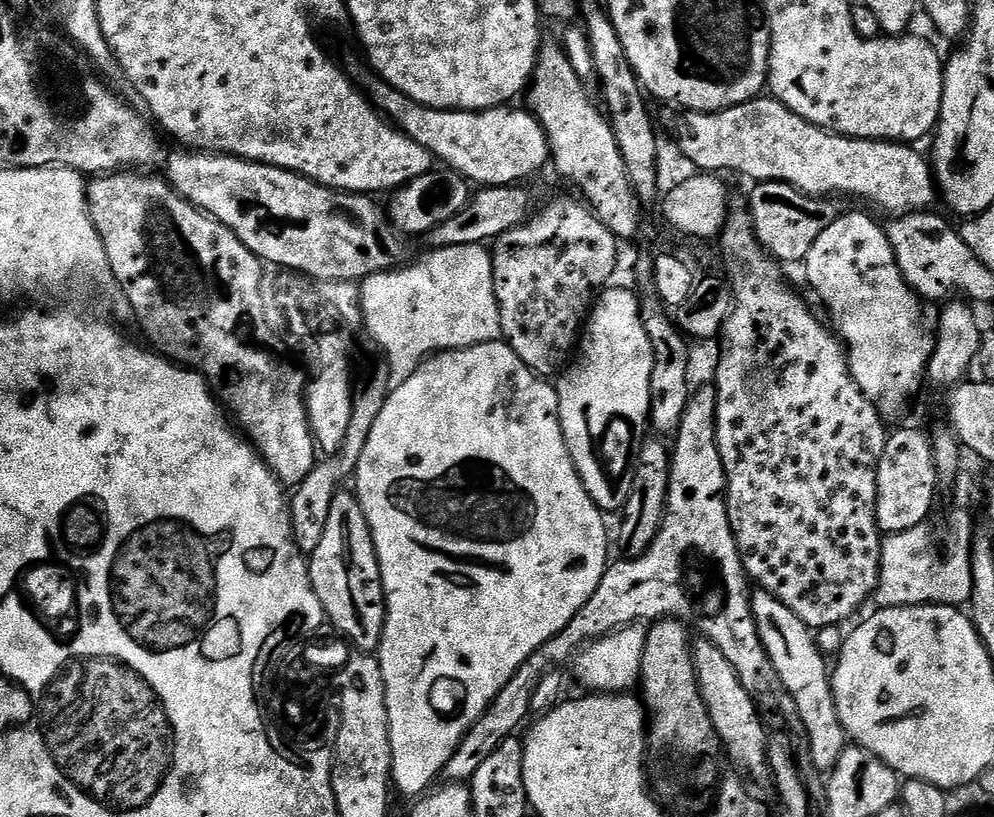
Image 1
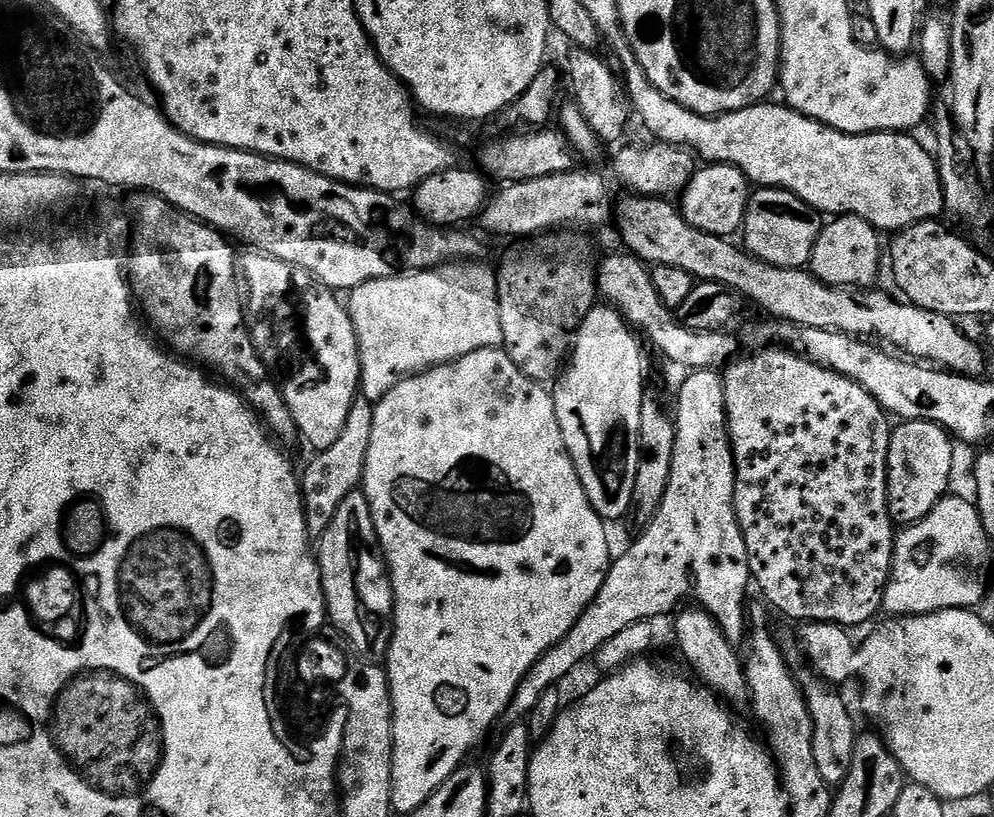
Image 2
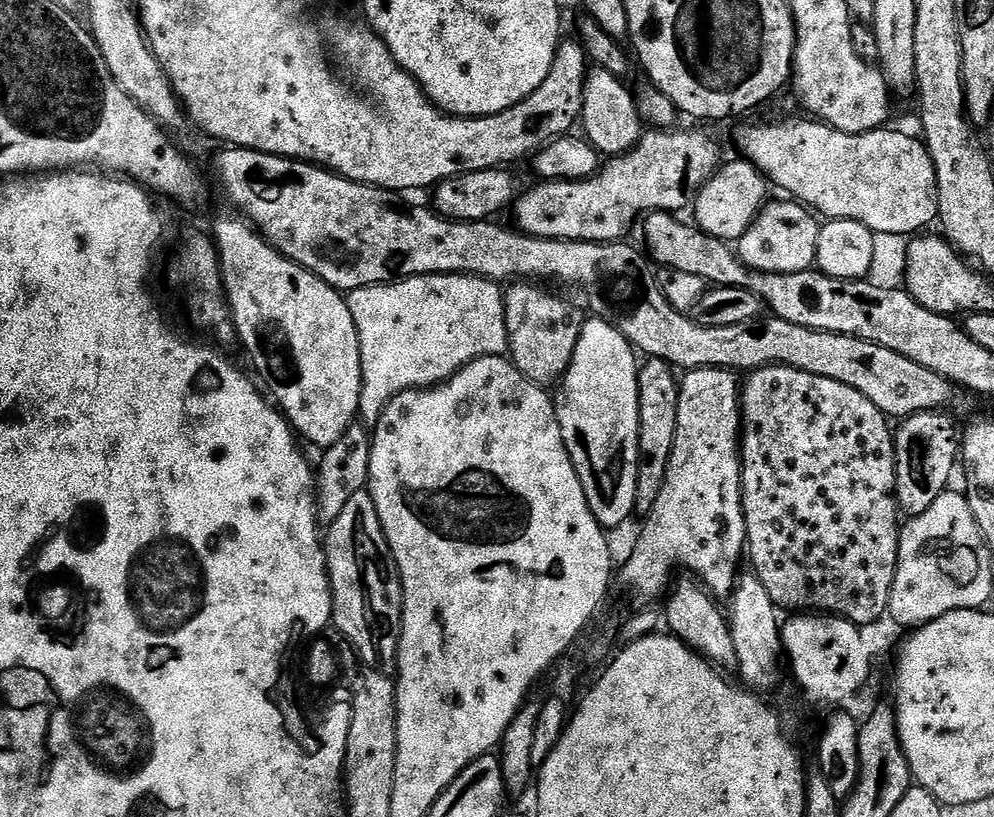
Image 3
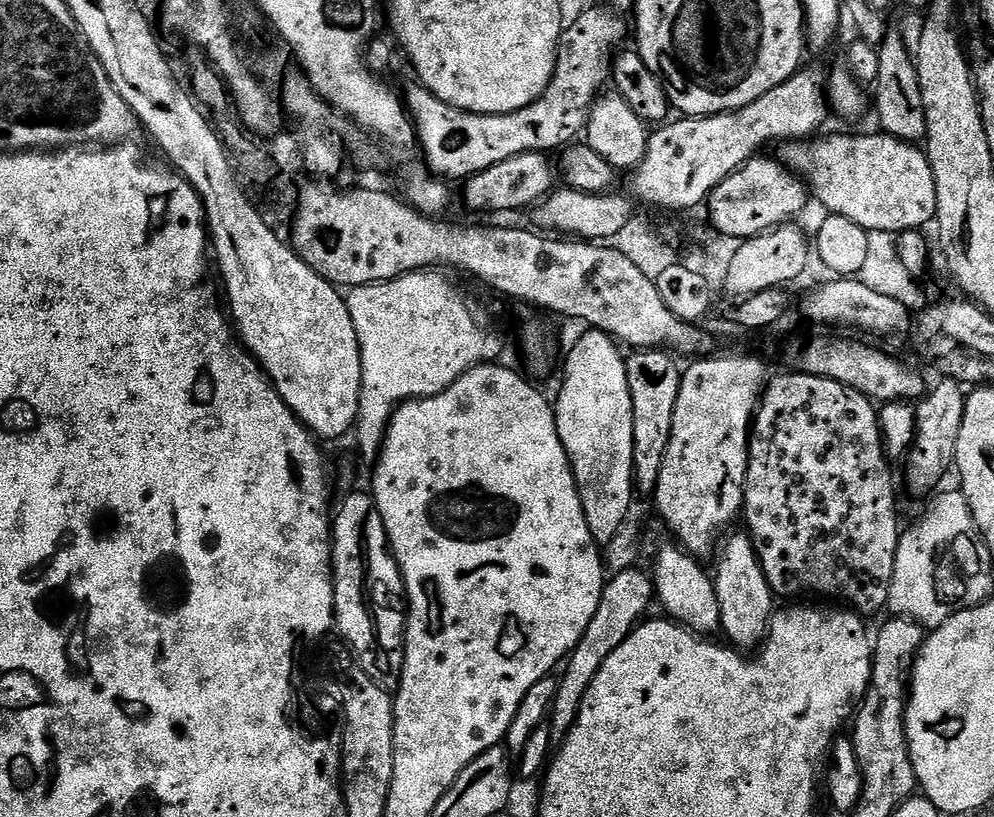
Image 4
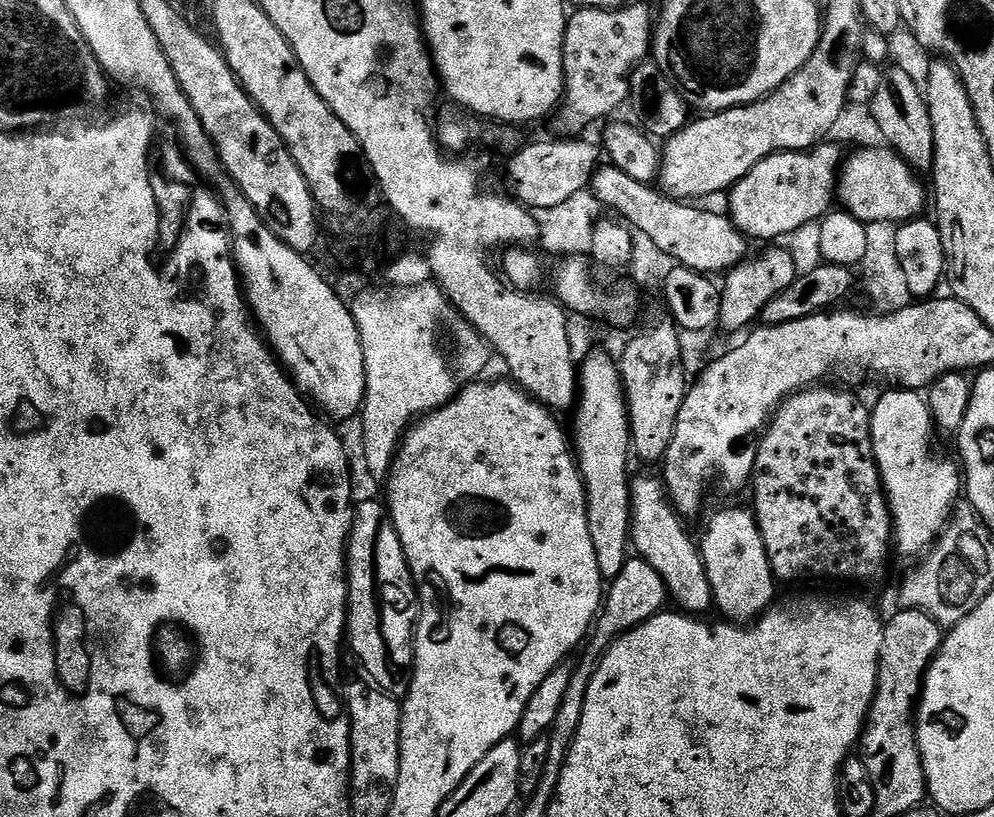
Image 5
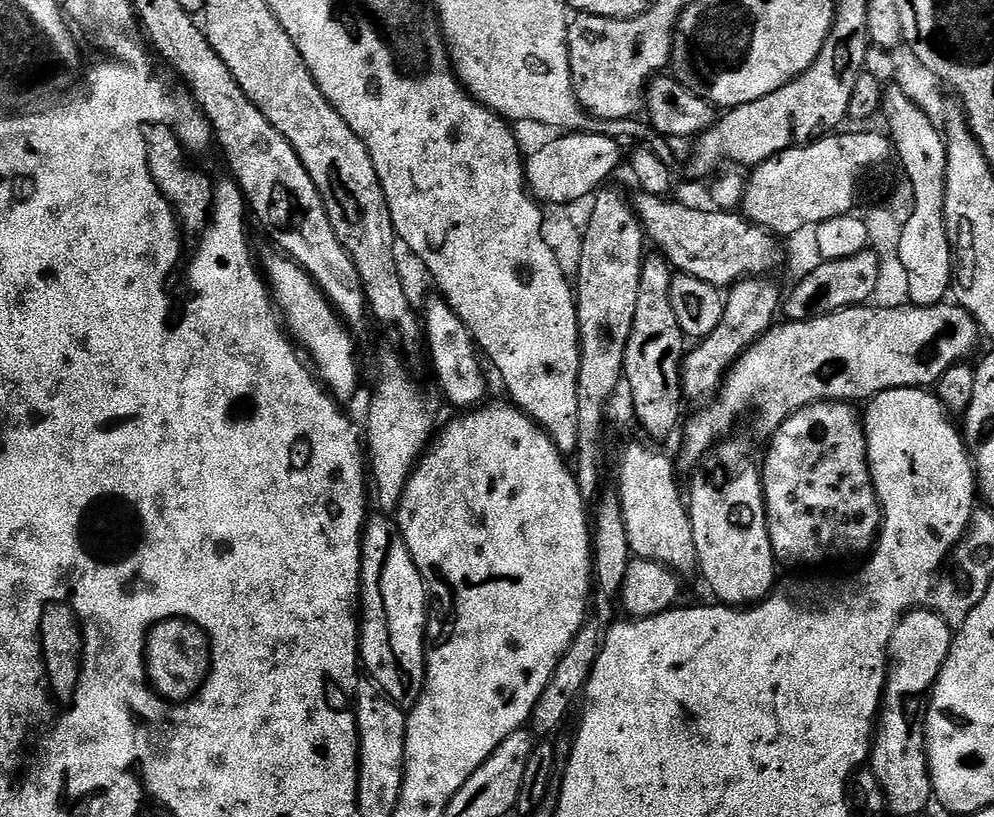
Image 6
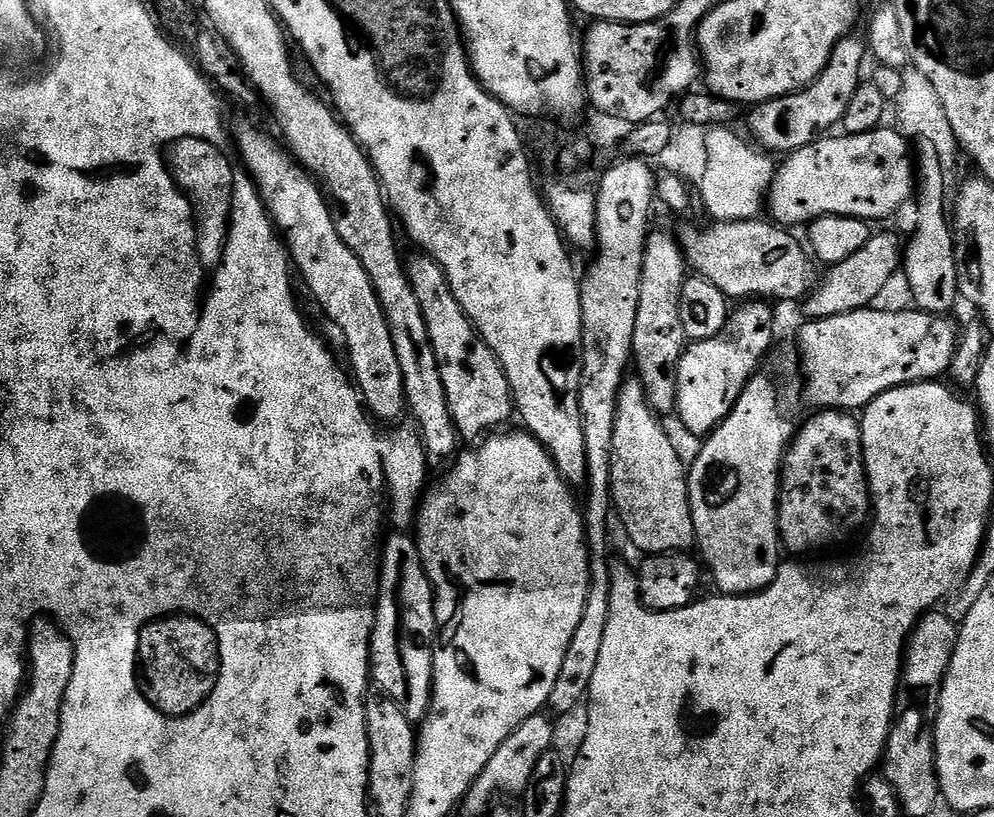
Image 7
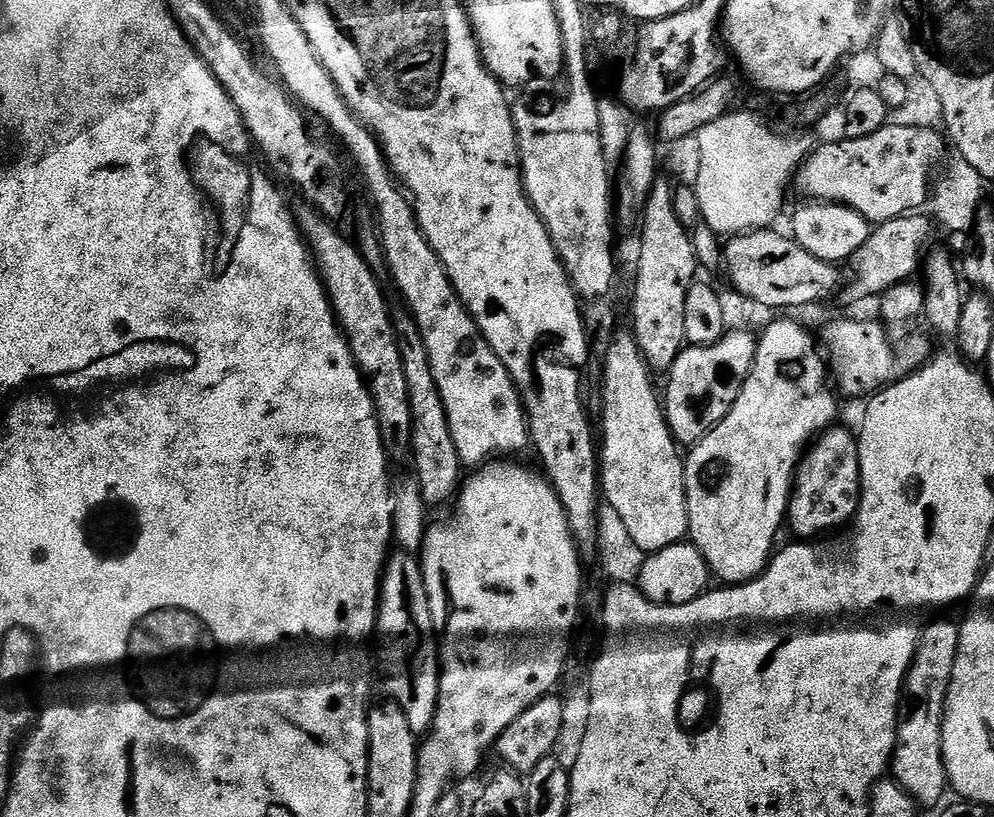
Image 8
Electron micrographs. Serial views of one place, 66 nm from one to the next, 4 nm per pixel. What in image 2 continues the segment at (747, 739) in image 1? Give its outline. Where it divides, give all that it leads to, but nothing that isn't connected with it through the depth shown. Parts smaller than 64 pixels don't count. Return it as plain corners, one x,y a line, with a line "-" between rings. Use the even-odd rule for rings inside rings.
688,606
677,611
674,616
675,640
677,646
680,647
681,654
684,655
685,662
696,671
694,676
699,683
715,692
729,705
749,703
750,693
748,679
744,673
744,660
741,653
740,656
736,653
739,652
737,647
729,643
726,636
722,634
712,615
695,606

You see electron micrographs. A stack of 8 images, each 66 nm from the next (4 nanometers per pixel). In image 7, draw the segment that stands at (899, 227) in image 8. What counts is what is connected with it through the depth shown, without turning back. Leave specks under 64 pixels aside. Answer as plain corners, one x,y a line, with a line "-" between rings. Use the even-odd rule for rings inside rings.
890,233
869,235
866,246
858,254
850,254
842,262
831,265
824,277
809,291
802,301
802,309
808,320
834,318
838,314
850,314
859,308
872,305
882,288
893,281
902,268
902,244

